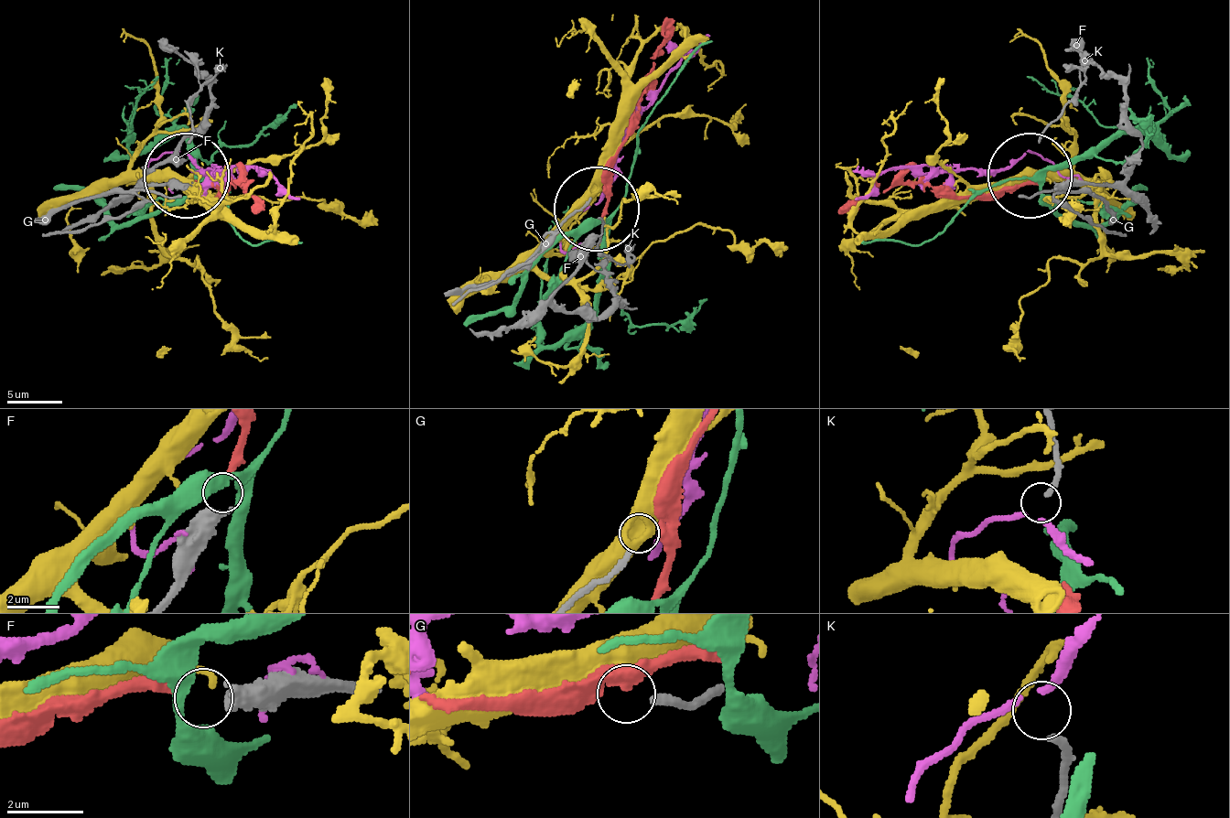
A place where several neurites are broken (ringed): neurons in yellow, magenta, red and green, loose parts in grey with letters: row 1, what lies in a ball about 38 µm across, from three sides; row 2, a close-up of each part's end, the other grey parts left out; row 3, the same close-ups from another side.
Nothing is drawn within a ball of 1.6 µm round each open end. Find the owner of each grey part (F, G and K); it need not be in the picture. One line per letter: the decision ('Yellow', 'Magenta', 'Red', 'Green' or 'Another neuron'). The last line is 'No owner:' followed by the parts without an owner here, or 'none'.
F: Red
G: Another neuron
K: Magenta
No owner: G

